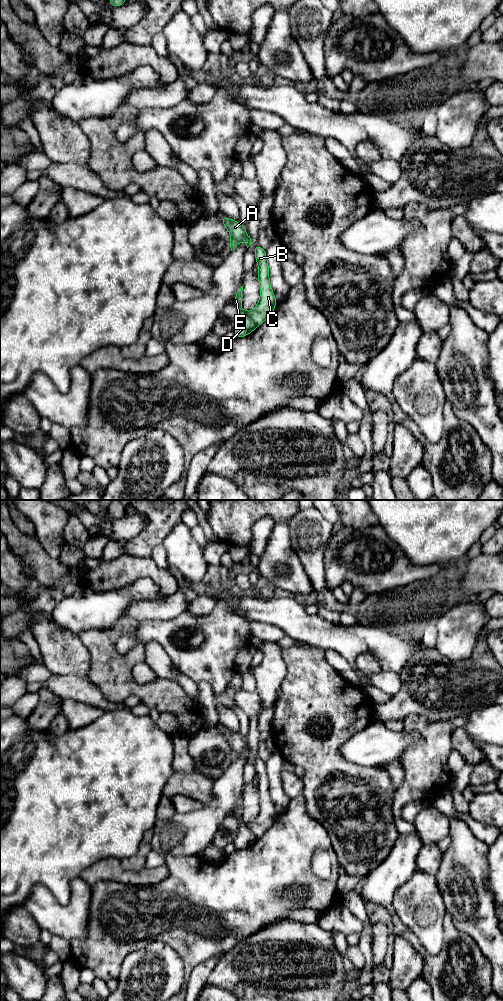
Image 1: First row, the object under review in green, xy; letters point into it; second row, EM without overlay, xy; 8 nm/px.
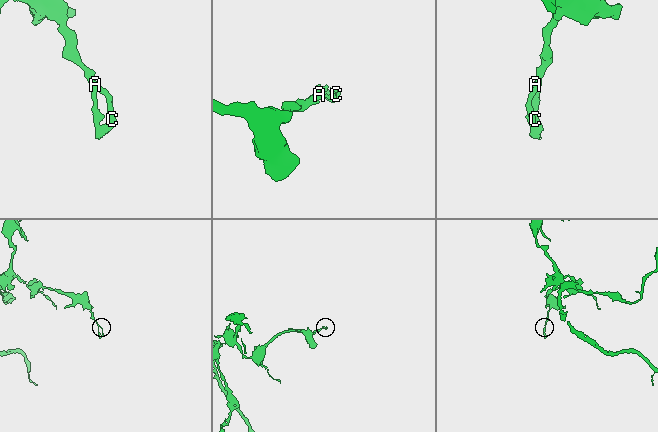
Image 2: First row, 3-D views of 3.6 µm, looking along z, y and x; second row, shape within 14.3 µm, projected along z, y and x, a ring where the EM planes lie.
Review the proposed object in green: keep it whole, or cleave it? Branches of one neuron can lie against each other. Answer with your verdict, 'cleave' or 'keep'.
cleave

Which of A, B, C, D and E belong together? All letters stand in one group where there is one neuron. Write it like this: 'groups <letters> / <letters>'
groups A B C / D E

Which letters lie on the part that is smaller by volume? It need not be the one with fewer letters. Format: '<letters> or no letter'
D, E

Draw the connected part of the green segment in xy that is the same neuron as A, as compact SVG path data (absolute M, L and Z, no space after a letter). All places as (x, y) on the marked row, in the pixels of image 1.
M222 215L222 224L230 233L231 237L236 240L237 244L242 240L245 242L247 248L251 245L251 238L247 235L246 228L239 222Z

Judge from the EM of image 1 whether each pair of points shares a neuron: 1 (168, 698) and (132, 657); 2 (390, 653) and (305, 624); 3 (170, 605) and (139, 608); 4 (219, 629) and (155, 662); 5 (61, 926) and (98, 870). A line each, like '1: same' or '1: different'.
1: same
2: same
3: same
4: different
5: different

